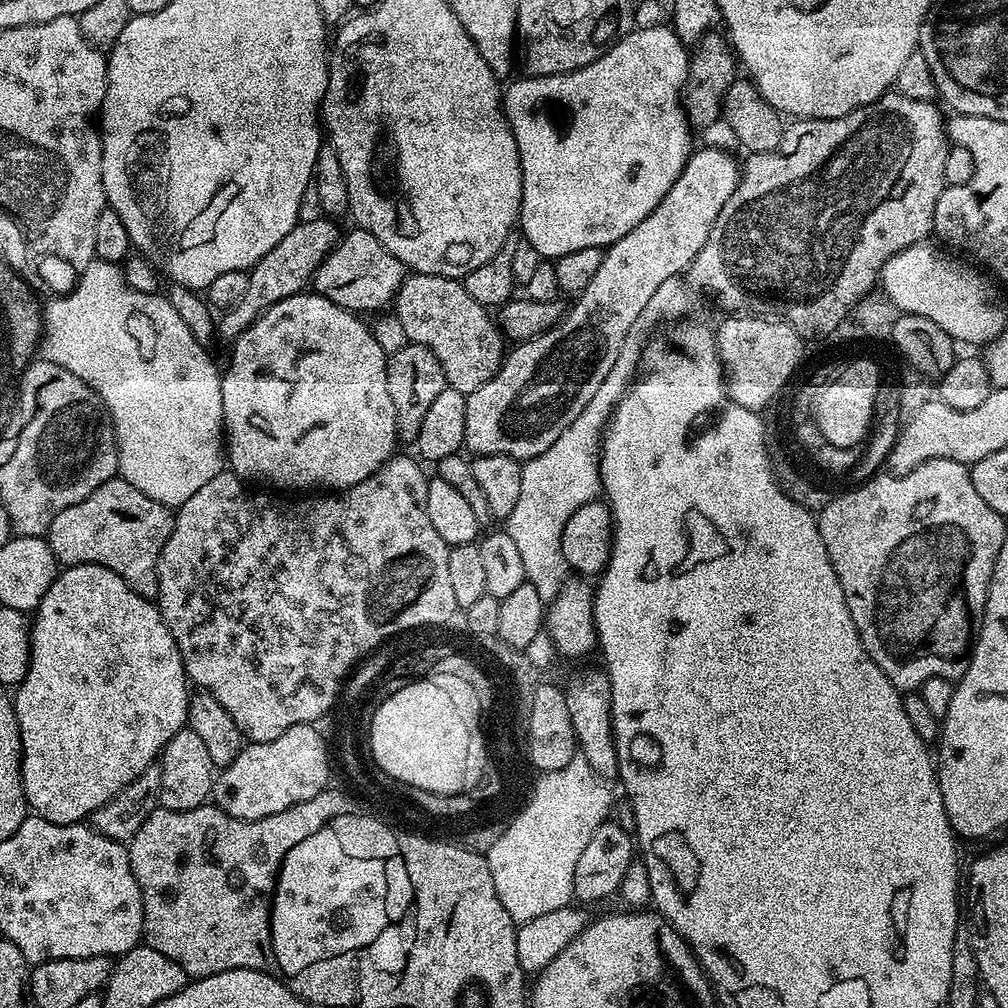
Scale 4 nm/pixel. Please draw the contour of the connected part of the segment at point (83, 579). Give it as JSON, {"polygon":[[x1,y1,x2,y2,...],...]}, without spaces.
{"polygon":[[74,564,65,567,63,571,56,577,56,581,50,586,50,590,46,590,46,594,42,598,42,602,36,608,34,619,30,624,32,630,32,657,28,663,26,670,26,678,15,689,14,703,16,705,16,721,18,722,18,730,20,731,20,773,24,779,24,797,28,799,28,807,37,816,41,816,43,820,49,820,55,824,78,824,87,821,91,817,92,812,98,810,100,806,108,800,118,795,124,787,130,783,134,783,142,774,142,770,146,770,159,757,160,753,164,751,166,742,170,742,170,738,174,738,174,734,178,734,178,730,185,728,188,722,188,702,190,699,190,681,184,675,184,663,180,657,178,646,174,642,174,638,170,634,170,630,166,626,166,622,160,616,159,607,151,600,143,600,133,588,127,584,122,578,118,578,118,574,114,574,114,570,103,568,97,564]]}

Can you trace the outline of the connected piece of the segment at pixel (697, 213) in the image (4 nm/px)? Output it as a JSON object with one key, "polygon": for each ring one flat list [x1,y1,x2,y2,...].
{"polygon":[[700,146,689,156,682,174,670,186,670,190,660,199,658,206,630,234,618,238,609,244,602,266,590,278,590,286,575,297,576,304,567,309,563,318,553,328,546,330,533,340,526,340,515,345,516,348,505,355,500,369,478,390,467,393,466,402,466,434,464,448,476,456,509,456,518,461,526,461,542,454,578,414,582,414,582,406,594,398,598,386,606,374,610,374,610,366,614,366,614,358,618,358,618,350,622,350,622,342,632,331,634,322,646,308,646,302,654,298,654,290,666,282,666,278,680,276,692,260,702,250,718,214,722,214,722,206,734,194,740,181,741,165,736,164,731,151,723,148]]}

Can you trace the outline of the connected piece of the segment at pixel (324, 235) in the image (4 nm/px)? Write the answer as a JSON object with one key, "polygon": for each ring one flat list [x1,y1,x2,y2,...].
{"polygon":[[318,216,316,220,300,220,289,234,267,251,252,269,249,269,246,295,232,309,225,311,217,321,217,335,231,342,244,333,258,316,270,306,295,296,303,291,312,279,313,273,324,261,340,237,340,229,331,217]]}

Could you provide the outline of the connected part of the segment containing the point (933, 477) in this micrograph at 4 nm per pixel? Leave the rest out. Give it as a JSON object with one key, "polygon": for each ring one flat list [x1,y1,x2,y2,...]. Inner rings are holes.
{"polygon":[[934,458,930,462,922,462,922,466,910,470,910,474,905,476,876,474,871,479,852,487,856,488,842,493,841,496,833,495,829,499,828,505,818,514,818,523,822,542,826,546,826,554,830,554,834,574,842,586,850,618,854,618,854,626,858,630,866,654,870,654,870,658,886,674,886,678,890,678,892,685,901,690,919,689,920,684,926,682,926,678,946,678,953,682,959,680,962,674,966,674,972,657,972,648,976,645,976,635,980,632,994,562,1006,538,1005,517,1000,516,998,510,990,510,990,506,986,506,986,501,978,495,978,490,974,490,969,465,959,464,950,458]]}

